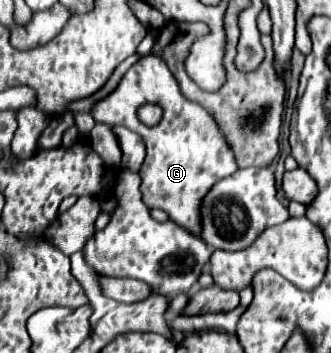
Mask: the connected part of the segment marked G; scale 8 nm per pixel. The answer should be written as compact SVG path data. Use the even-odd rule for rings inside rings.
M143 56L123 76L119 86L103 98L91 112L95 122L113 126L121 124L137 132L145 146L147 156L139 170L141 194L147 208L161 208L173 222L183 226L195 236L201 236L201 204L207 192L223 178L237 170L231 148L227 146L215 120L197 102L189 102L179 94L175 76L167 70L167 64L159 56ZM153 102L163 106L163 118L157 126L149 128L137 118L137 106Z

